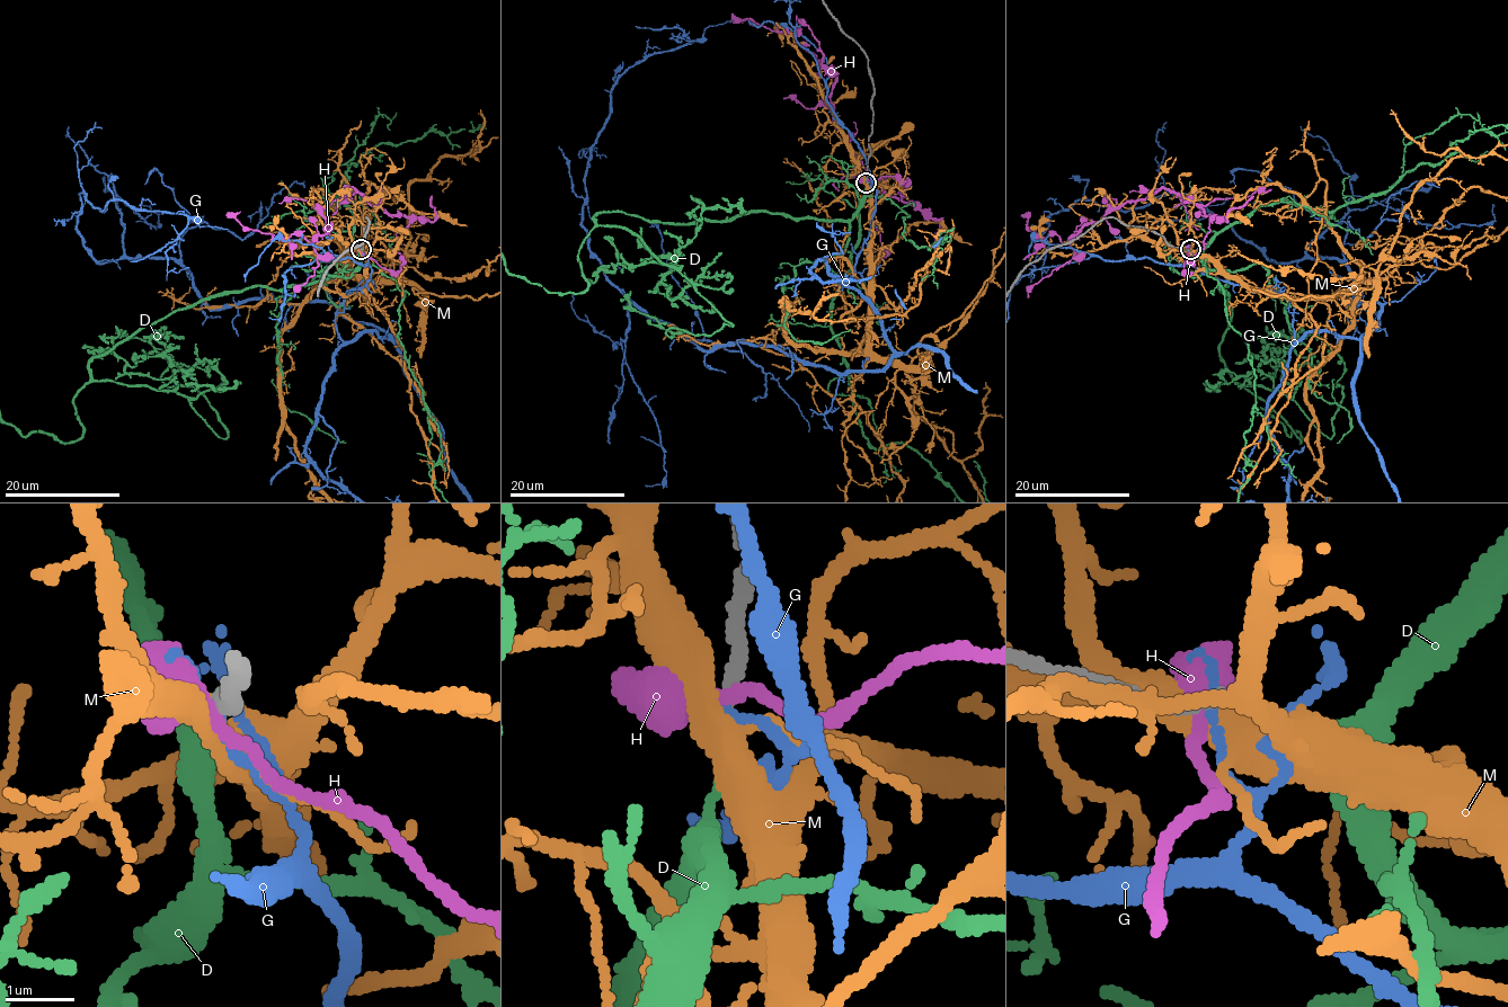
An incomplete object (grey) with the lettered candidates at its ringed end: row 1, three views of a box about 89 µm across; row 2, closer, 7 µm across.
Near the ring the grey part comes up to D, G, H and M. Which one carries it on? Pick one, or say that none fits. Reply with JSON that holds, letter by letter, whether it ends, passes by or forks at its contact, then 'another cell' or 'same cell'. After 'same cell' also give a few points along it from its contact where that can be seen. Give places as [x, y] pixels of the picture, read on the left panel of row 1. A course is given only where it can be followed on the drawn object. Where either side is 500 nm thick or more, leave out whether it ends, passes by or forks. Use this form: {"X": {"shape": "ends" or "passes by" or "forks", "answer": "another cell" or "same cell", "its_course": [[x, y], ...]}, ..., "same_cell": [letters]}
{"D": {"shape": "ends", "answer": "same cell"}, "G": {"shape": "passes by", "answer": "another cell"}, "H": {"shape": "passes by", "answer": "another cell"}, "M": {"shape": "forks", "answer": "another cell"}, "same_cell": ["D"]}

